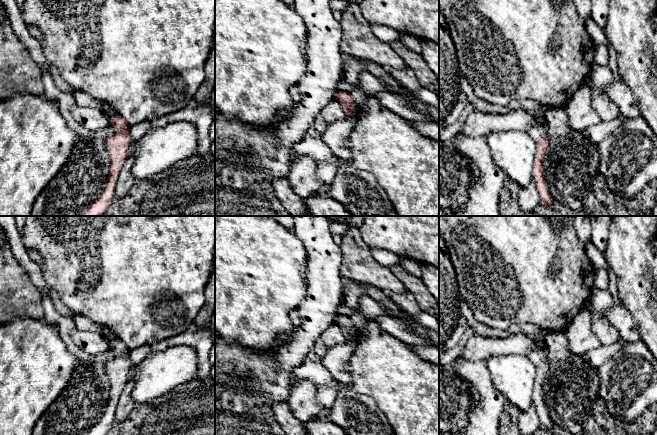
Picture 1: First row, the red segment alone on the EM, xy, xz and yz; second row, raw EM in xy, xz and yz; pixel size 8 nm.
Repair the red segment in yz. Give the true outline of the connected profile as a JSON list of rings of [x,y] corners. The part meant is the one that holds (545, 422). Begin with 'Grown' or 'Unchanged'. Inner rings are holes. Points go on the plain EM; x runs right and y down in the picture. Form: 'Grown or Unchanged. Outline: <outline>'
Unchanged. Outline: [[[546,356],[545,360],[536,367],[537,376],[533,389],[533,406],[535,407],[538,418],[539,428],[550,432],[553,427],[553,422],[548,414],[548,409],[544,401],[543,384],[549,376],[549,360]]]

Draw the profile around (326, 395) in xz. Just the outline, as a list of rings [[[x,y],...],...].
[[[334,379],[334,384],[329,385],[318,385],[317,386],[317,397],[316,402],[322,408],[329,408],[334,403],[338,388],[340,387],[341,383]]]

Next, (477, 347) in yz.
[[[473,333],[459,356],[468,360],[487,360],[497,355],[528,356],[532,350],[539,348],[545,350],[543,339],[535,339],[526,334],[486,338]]]

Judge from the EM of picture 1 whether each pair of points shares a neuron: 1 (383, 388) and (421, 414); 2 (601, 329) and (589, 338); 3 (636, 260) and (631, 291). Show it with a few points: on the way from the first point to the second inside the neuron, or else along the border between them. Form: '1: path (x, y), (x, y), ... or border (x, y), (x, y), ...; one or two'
1: path (392, 391), (399, 392), (412, 405); one
2: border (589, 311), (592, 332), (601, 345); two
3: path (636, 268), (636, 283); one

